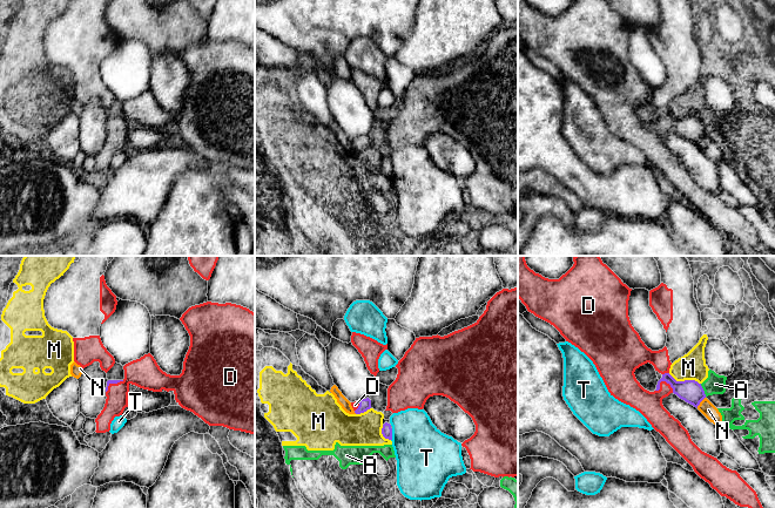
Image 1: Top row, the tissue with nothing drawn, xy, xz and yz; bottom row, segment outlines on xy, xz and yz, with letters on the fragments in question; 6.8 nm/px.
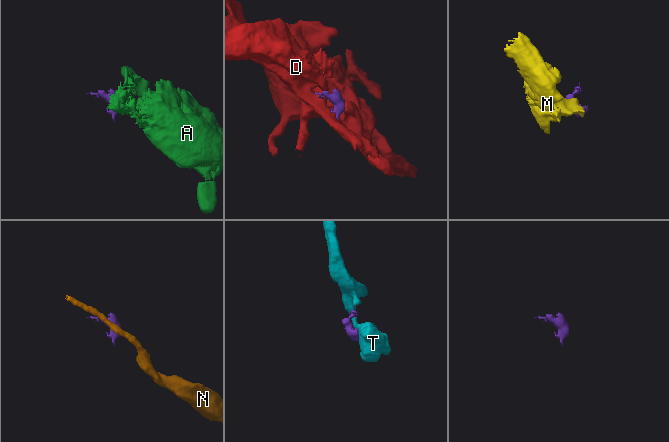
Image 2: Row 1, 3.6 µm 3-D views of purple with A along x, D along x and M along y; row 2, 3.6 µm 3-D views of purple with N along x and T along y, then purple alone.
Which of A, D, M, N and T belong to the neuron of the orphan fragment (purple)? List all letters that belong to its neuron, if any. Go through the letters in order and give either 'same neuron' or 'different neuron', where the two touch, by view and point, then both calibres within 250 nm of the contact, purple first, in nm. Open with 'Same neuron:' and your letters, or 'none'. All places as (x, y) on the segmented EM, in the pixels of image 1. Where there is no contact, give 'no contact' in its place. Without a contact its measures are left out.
Same neuron: D
A: different neuron; contact yz (702, 390); calibres 160 and 140 nm
D: same neuron; contact yz (664, 380); calibres 160 and 180 nm
M: different neuron; contact yz (685, 380); calibres 160 and 190 nm
N: different neuron; contact yz (700, 401); calibres 160 and 100 nm
T: different neuron; contact xz (391, 434); calibres 80 and 380 nm

